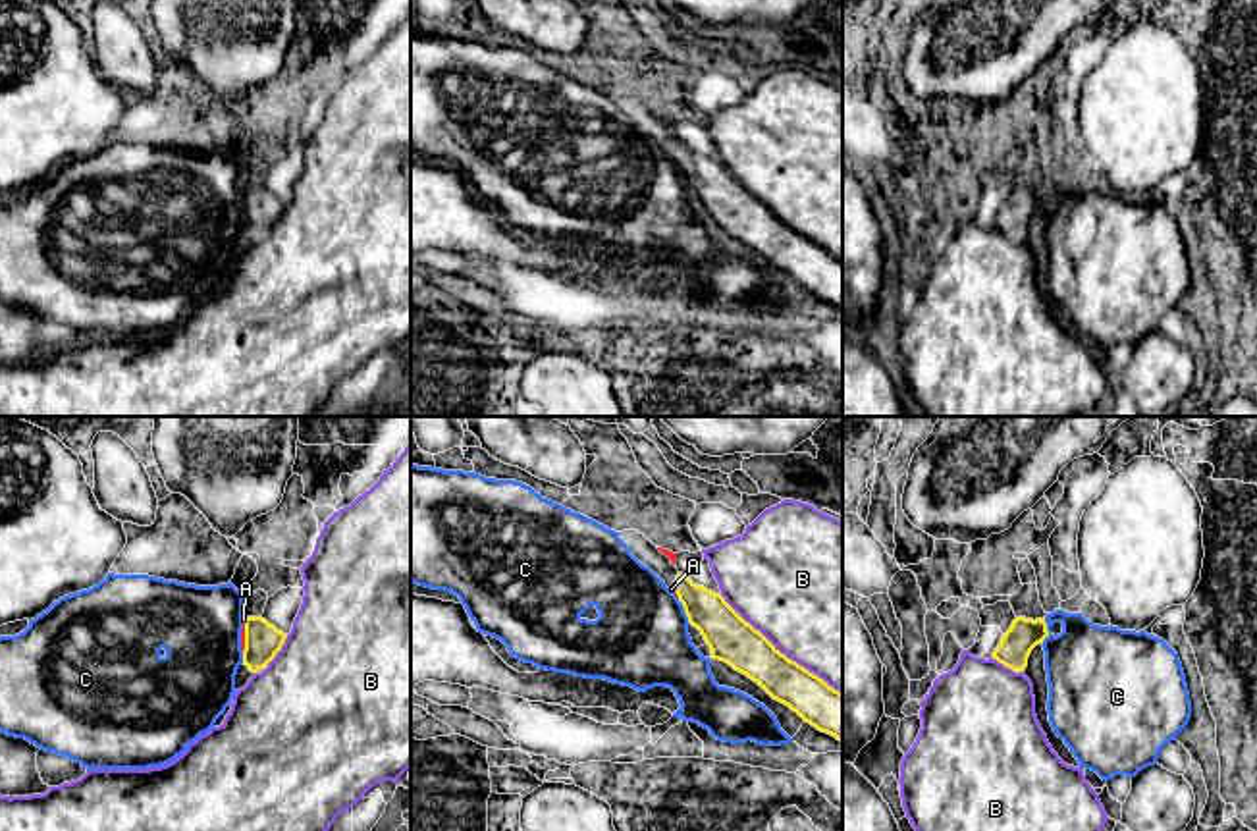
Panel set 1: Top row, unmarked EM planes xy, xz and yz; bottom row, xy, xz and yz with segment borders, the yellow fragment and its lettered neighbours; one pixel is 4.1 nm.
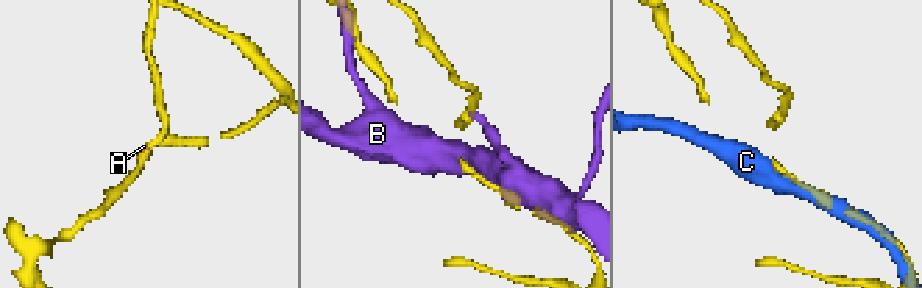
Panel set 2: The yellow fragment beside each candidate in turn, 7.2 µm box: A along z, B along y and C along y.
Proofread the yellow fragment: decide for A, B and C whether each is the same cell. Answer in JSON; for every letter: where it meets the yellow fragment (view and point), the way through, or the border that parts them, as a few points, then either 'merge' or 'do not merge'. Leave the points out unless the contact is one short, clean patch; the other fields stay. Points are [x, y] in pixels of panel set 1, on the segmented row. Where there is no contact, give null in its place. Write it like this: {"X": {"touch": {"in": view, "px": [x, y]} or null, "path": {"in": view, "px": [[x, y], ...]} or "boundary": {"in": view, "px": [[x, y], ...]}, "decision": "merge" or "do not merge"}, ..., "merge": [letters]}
{"A": {"touch": {"in": "xy", "px": [245, 635]}, "path": {"in": "xy", "px": [[263, 641], [255, 635], [245, 635], [243, 619]]}, "decision": "merge"}, "B": {"touch": {"in": "xz", "px": [779, 652]}, "decision": "do not merge"}, "C": {"touch": {"in": "yz", "px": [1047, 631]}, "decision": "do not merge"}, "merge": ["A"]}

